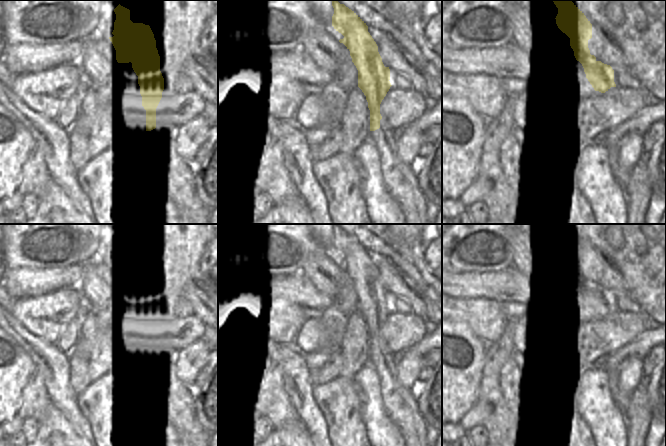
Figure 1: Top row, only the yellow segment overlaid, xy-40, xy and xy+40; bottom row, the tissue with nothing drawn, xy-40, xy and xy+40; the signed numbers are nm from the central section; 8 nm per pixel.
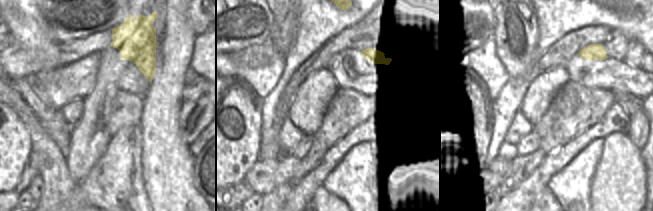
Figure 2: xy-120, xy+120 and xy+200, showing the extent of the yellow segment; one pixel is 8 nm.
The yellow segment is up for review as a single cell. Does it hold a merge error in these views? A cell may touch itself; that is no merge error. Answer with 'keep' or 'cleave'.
cleave

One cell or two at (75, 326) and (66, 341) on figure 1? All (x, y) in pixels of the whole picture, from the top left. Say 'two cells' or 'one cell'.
one cell

